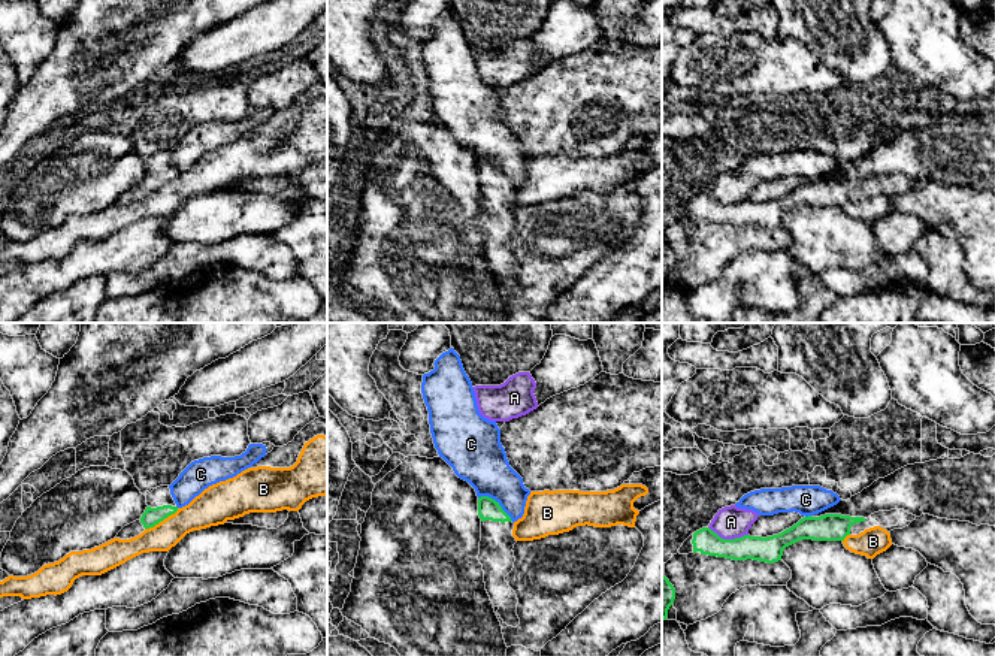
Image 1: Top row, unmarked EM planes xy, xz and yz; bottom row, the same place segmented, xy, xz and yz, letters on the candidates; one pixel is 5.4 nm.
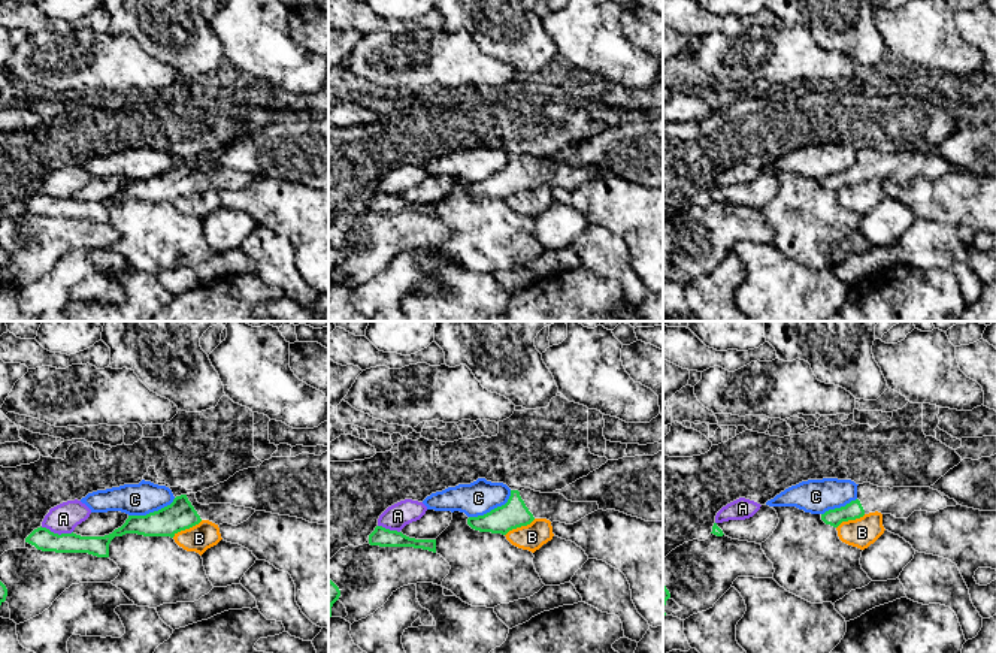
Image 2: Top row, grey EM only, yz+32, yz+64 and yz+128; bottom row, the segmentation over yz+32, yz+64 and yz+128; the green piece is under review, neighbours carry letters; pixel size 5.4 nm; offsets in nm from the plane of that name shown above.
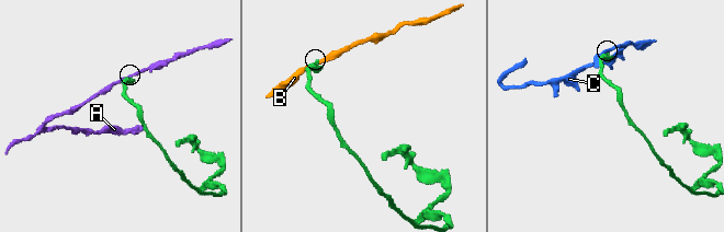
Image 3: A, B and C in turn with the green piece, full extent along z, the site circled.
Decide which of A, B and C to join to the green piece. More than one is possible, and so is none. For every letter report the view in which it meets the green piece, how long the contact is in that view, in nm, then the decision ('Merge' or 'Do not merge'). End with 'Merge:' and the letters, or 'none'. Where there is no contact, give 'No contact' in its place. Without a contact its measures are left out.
A: Touches green in yz. Shared border 220 nm. Do not merge
B: Touches green in xy. Shared border 220 nm. Do not merge
C: Touches green in xz. Shared border 240 nm. Do not merge
Merge: none

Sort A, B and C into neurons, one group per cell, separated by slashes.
A / B / C

